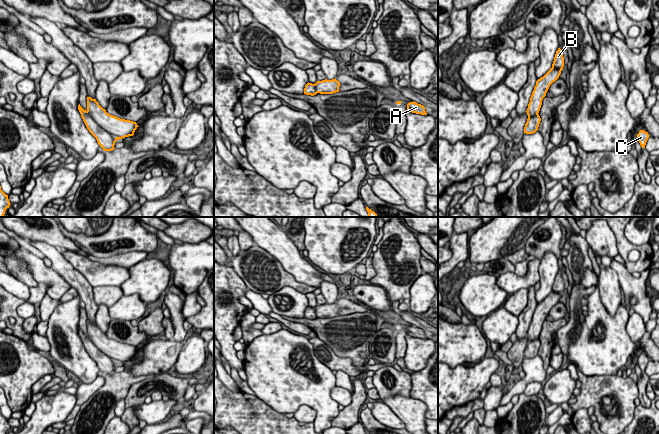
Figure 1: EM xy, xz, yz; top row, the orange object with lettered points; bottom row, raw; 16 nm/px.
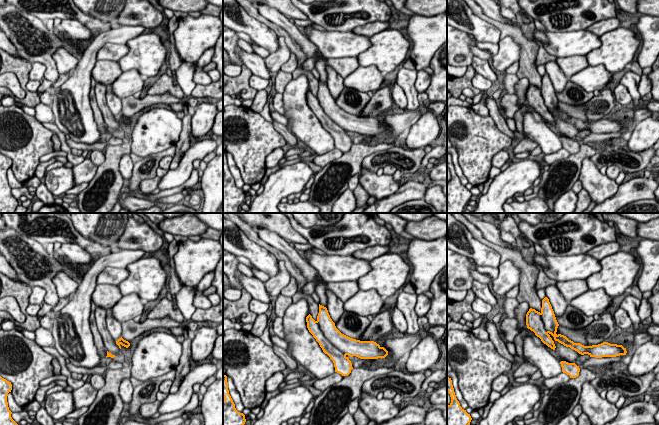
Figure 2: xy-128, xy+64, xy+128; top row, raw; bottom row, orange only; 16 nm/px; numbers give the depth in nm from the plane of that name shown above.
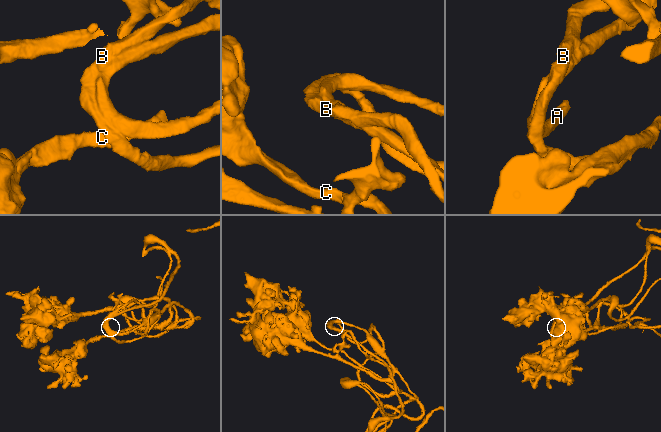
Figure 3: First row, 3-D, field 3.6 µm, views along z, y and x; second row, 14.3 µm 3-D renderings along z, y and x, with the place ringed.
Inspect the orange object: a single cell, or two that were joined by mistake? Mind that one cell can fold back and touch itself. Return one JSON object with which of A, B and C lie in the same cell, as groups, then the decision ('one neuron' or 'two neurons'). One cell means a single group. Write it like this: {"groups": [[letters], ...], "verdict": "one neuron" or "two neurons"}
{"groups": [["A", "B", "C"]], "verdict": "one neuron"}

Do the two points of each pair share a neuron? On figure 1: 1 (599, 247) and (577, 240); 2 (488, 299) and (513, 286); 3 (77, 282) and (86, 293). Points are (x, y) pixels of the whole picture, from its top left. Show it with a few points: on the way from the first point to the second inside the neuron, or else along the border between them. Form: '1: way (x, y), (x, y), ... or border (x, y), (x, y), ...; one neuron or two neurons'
1: border (584, 238), (589, 245); two neurons
2: border (496, 277), (496, 283), (508, 293); two neurons
3: way (80, 285), (85, 290); one neuron

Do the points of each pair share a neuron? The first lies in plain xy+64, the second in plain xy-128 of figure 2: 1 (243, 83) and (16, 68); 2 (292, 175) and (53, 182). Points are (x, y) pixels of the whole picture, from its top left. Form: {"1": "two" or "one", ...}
{"1": "one", "2": "one"}

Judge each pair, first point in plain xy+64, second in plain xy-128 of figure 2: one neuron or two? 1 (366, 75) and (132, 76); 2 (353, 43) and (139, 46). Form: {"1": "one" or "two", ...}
{"1": "one", "2": "two"}

